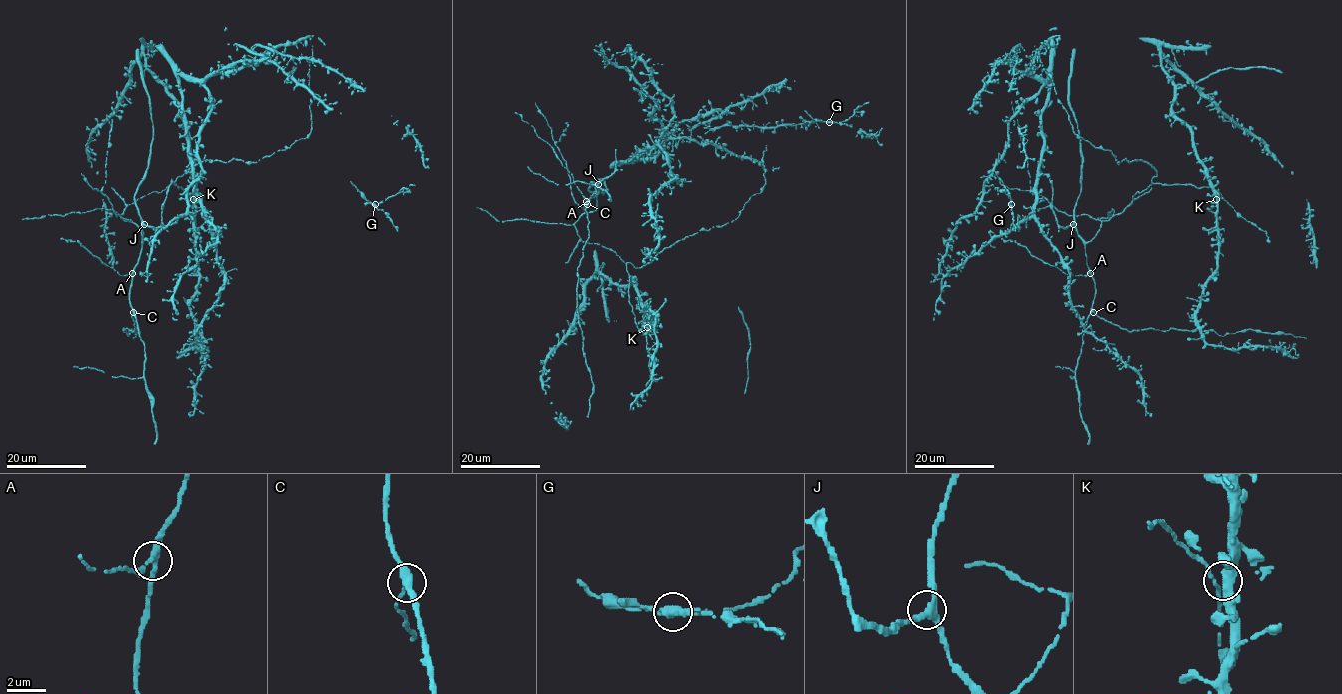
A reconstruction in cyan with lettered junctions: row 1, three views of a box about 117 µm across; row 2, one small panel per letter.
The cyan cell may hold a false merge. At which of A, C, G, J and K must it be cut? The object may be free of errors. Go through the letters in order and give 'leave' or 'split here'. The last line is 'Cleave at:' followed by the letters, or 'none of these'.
A: leave
C: leave
G: split here
J: leave
K: leave
Cleave at: G

